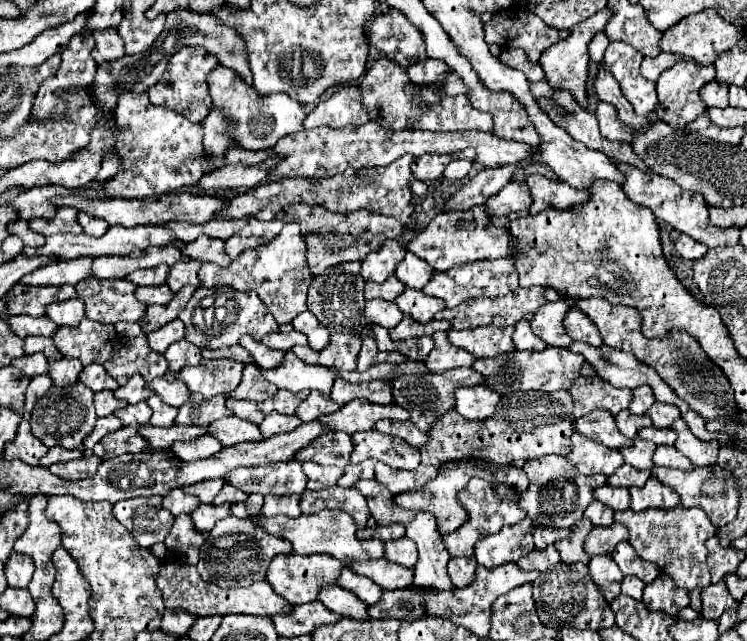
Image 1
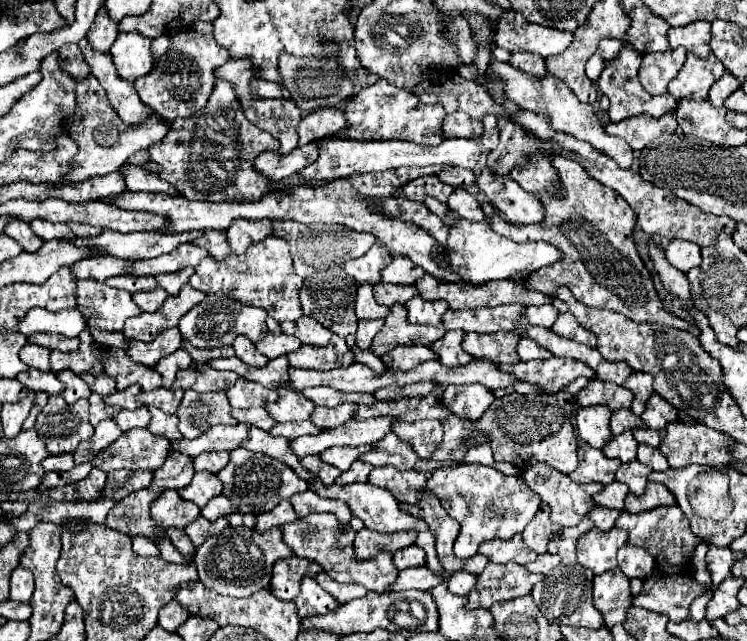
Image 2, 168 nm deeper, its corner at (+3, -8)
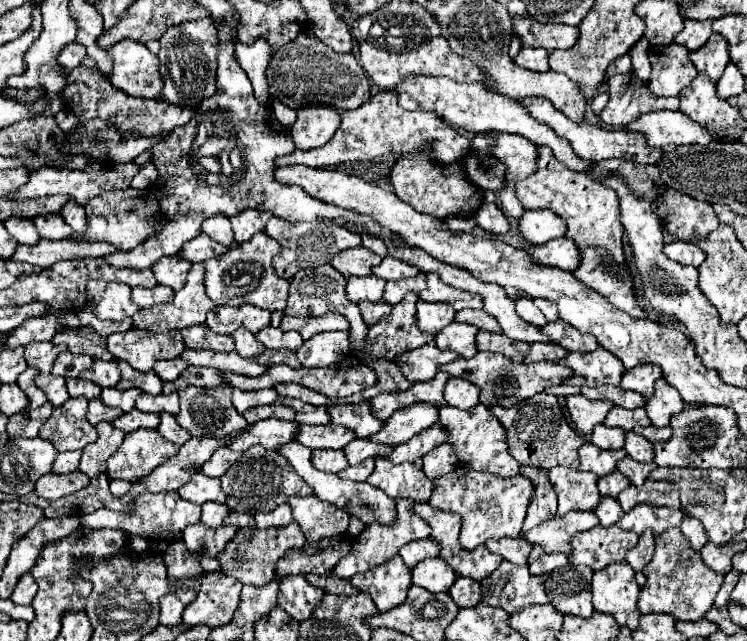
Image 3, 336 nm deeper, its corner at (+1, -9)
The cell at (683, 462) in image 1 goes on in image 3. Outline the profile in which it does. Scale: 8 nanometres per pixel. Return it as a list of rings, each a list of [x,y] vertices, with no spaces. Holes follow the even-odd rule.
[[[626,432],[624,434],[624,450],[636,462],[652,462],[654,460],[652,444],[644,436],[638,436],[636,432]]]

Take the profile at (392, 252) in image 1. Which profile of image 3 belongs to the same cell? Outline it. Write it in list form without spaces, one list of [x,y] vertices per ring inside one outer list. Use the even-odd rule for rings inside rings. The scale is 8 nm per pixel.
[[[348,248],[338,252],[332,258],[332,266],[342,274],[342,276],[370,276],[372,268],[380,264],[382,258],[374,256],[372,252],[366,252],[366,248]]]

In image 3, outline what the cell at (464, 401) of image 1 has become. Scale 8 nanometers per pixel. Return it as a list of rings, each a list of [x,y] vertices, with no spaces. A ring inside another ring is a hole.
[[[450,376],[450,380],[446,382],[446,388],[444,388],[444,398],[450,406],[474,408],[478,404],[478,388],[474,384],[470,384],[468,380]]]

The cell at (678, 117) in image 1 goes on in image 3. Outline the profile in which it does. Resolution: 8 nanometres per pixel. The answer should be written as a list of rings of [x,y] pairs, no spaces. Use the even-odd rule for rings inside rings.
[[[714,32],[702,48],[690,52],[690,58],[698,72],[708,72],[708,76],[712,80],[718,80],[722,76],[726,64],[730,62],[728,42],[724,36]]]

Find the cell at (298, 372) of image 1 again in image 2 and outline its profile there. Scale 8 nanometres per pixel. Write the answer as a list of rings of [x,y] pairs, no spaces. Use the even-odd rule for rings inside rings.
[[[280,355],[276,359],[272,359],[266,367],[248,367],[246,363],[240,363],[240,359],[236,357],[226,357],[226,359],[214,359],[208,363],[210,367],[214,369],[220,369],[220,371],[234,371],[238,373],[240,377],[244,379],[252,379],[268,389],[282,389],[282,387],[288,387],[290,381],[288,381],[288,359],[286,355]]]

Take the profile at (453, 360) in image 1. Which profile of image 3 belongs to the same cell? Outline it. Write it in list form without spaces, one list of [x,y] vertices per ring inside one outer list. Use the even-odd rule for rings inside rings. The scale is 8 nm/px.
[[[448,324],[442,332],[436,334],[436,344],[438,348],[444,350],[454,350],[462,358],[474,356],[476,350],[476,332],[478,328],[470,324]]]

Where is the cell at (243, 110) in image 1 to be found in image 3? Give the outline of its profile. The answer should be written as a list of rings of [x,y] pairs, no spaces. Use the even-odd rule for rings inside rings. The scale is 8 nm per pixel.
[[[264,38],[254,40],[252,44],[242,44],[236,42],[236,52],[234,58],[238,60],[238,64],[242,66],[242,70],[248,74],[252,86],[254,86],[254,94],[258,96],[260,102],[268,102],[268,84],[266,84],[266,66],[272,58],[270,46],[266,44]]]

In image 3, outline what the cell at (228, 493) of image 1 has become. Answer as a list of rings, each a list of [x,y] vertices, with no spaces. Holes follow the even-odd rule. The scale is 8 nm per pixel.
[[[202,504],[202,524],[210,528],[218,528],[222,526],[228,512],[230,510],[224,504]]]

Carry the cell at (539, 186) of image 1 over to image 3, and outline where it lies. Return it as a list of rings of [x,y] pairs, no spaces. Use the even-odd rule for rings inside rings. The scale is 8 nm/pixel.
[[[494,134],[492,154],[502,160],[508,168],[508,180],[516,182],[534,172],[536,166],[536,146],[518,134]]]

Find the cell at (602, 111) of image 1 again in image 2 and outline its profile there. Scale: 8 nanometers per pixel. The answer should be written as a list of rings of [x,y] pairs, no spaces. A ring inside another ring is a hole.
[[[668,113],[662,117],[648,117],[648,115],[636,115],[636,117],[628,117],[624,121],[610,121],[604,129],[608,135],[616,135],[622,137],[634,151],[644,149],[654,137],[662,135],[662,133],[674,133],[678,127],[676,123],[676,115]]]

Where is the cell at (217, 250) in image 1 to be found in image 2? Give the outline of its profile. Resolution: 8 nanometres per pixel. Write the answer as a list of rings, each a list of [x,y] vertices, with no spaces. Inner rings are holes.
[[[206,231],[200,239],[194,241],[194,245],[204,247],[210,257],[214,257],[218,263],[224,261],[230,251],[228,251],[228,241],[226,241],[226,231]]]

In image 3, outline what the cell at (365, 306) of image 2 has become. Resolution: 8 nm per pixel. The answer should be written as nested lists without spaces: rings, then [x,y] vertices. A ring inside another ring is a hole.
[[[350,276],[346,282],[346,296],[352,302],[358,300],[382,300],[382,292],[384,292],[384,284],[386,280],[378,278],[378,276]]]

